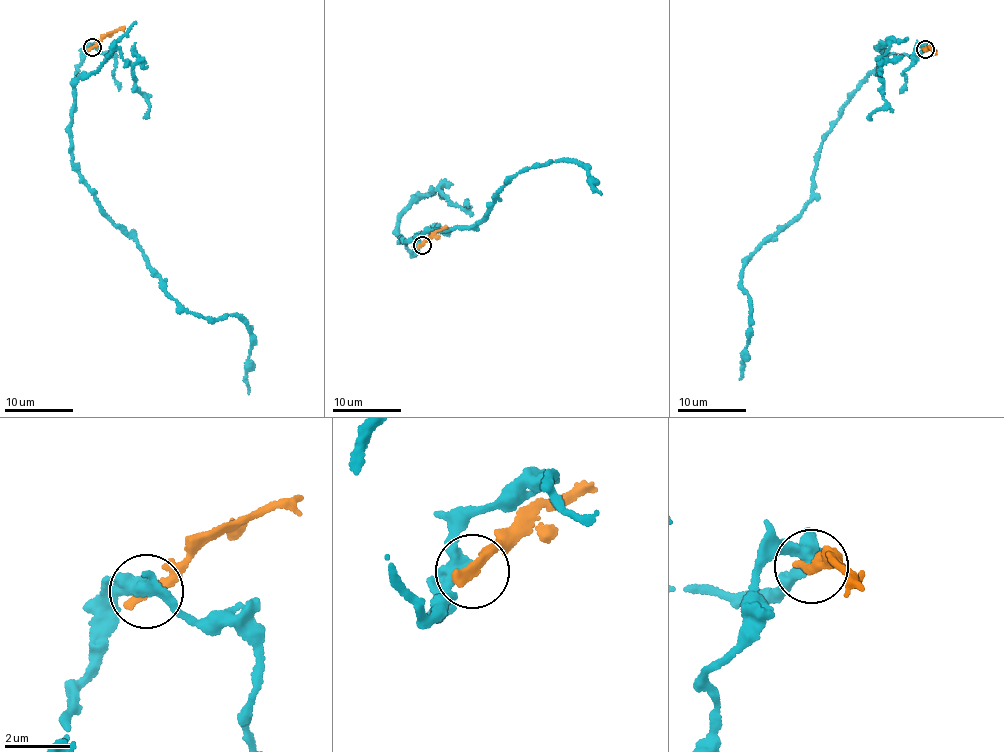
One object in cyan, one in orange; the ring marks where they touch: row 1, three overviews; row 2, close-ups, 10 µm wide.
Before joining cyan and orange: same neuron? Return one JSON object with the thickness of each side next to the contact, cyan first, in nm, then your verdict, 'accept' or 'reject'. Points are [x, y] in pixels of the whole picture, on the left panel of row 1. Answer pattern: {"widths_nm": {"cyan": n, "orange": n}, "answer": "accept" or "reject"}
{"widths_nm": {"cyan": 360, "orange": 360}, "answer": "reject"}

